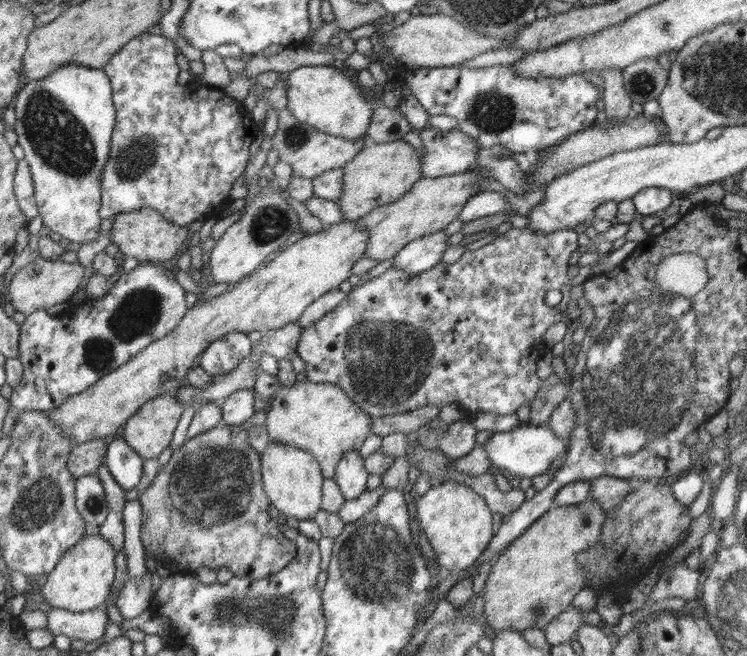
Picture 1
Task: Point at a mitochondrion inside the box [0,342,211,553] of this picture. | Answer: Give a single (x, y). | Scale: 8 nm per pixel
(39, 503)

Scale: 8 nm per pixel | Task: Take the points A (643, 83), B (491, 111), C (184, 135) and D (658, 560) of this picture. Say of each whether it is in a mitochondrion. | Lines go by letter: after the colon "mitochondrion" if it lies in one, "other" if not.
A: mitochondrion
B: mitochondrion
C: other
D: other

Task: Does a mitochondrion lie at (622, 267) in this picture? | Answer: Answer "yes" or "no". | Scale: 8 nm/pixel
no

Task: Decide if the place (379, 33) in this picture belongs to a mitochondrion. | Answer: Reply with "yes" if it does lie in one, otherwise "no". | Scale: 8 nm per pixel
no

